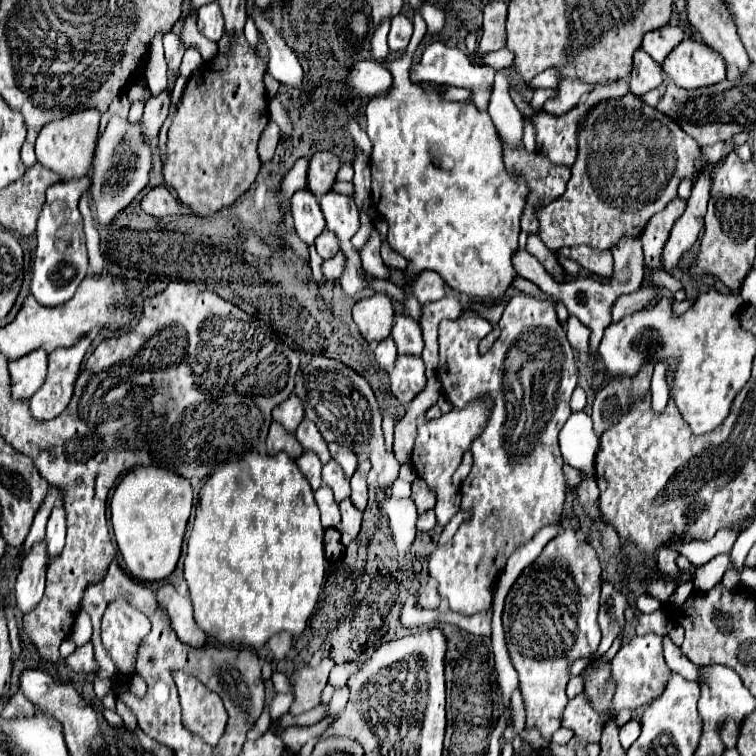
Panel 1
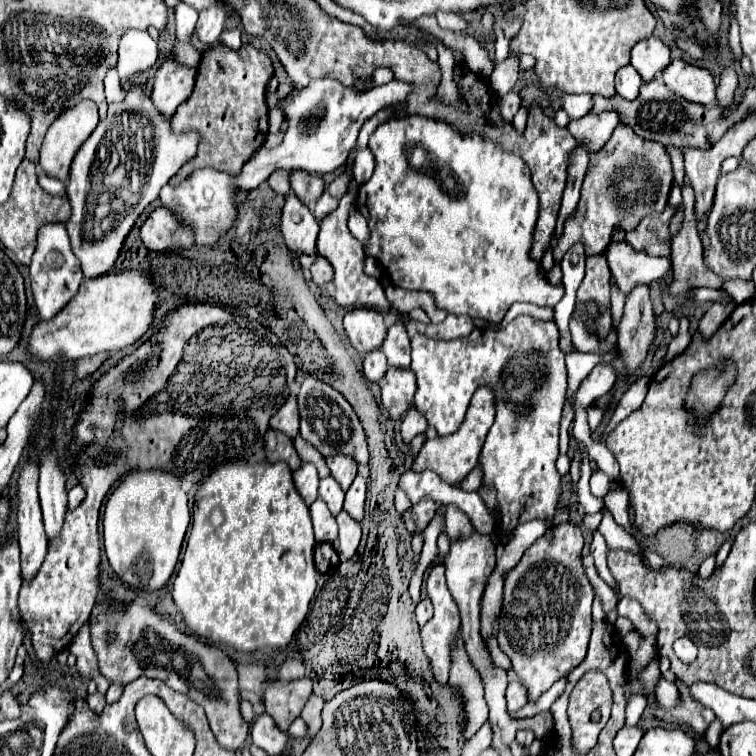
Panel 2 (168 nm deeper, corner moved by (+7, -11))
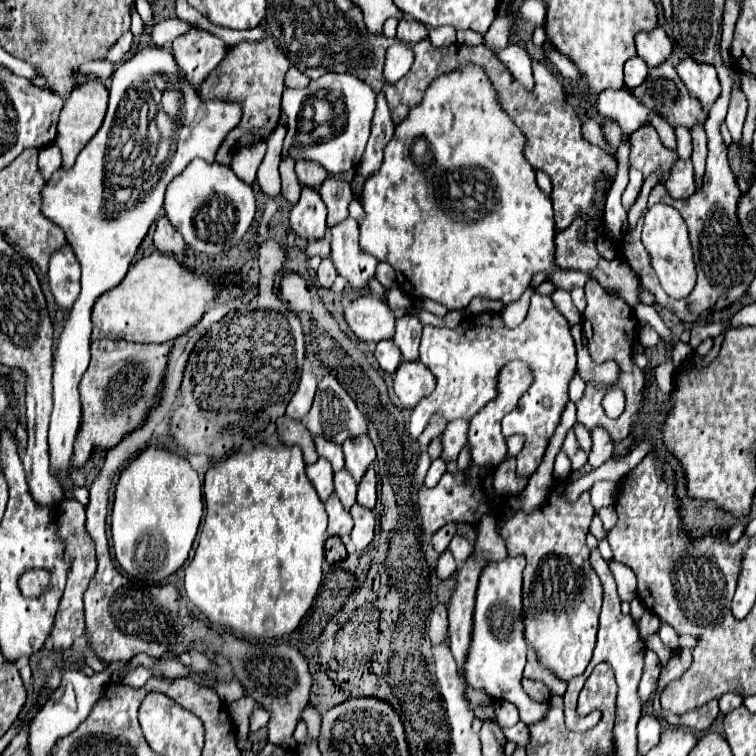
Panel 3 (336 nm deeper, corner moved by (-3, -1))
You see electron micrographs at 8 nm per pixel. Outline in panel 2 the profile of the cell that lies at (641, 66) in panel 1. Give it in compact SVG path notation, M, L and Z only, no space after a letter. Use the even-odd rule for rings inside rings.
M624 66L616 72L616 94L620 94L626 100L634 100L638 96L638 90L642 86L642 78L632 66Z

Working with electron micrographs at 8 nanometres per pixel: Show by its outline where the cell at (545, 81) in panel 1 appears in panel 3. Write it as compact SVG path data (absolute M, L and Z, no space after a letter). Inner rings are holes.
M606 88L596 98L596 110L600 116L612 116L620 122L624 134L628 136L636 126L644 124L648 118L648 108L636 102L628 90Z

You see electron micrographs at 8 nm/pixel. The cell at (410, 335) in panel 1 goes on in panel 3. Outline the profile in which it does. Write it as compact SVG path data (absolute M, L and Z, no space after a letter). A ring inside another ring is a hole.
M404 314L402 318L396 320L396 334L392 340L400 348L404 360L418 360L420 336L422 336L422 324L416 316Z

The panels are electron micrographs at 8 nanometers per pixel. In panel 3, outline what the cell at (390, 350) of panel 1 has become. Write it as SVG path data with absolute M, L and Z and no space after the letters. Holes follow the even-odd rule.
M382 340L382 342L376 346L374 356L376 356L380 368L382 368L384 372L388 372L388 374L392 374L392 372L398 368L400 360L402 360L402 354L400 354L400 350L396 348L396 344L394 344L392 340Z

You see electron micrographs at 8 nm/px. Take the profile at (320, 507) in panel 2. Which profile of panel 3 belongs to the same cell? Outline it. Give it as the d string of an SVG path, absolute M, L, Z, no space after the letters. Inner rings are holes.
M330 494L330 498L324 502L328 512L328 536L344 536L352 530L352 516L348 510L342 508L336 494Z

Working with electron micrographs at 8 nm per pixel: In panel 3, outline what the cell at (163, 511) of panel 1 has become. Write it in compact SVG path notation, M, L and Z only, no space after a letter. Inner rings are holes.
M158 446L144 448L122 470L116 484L112 538L120 568L148 582L168 578L186 562L203 516L202 484L190 462Z

